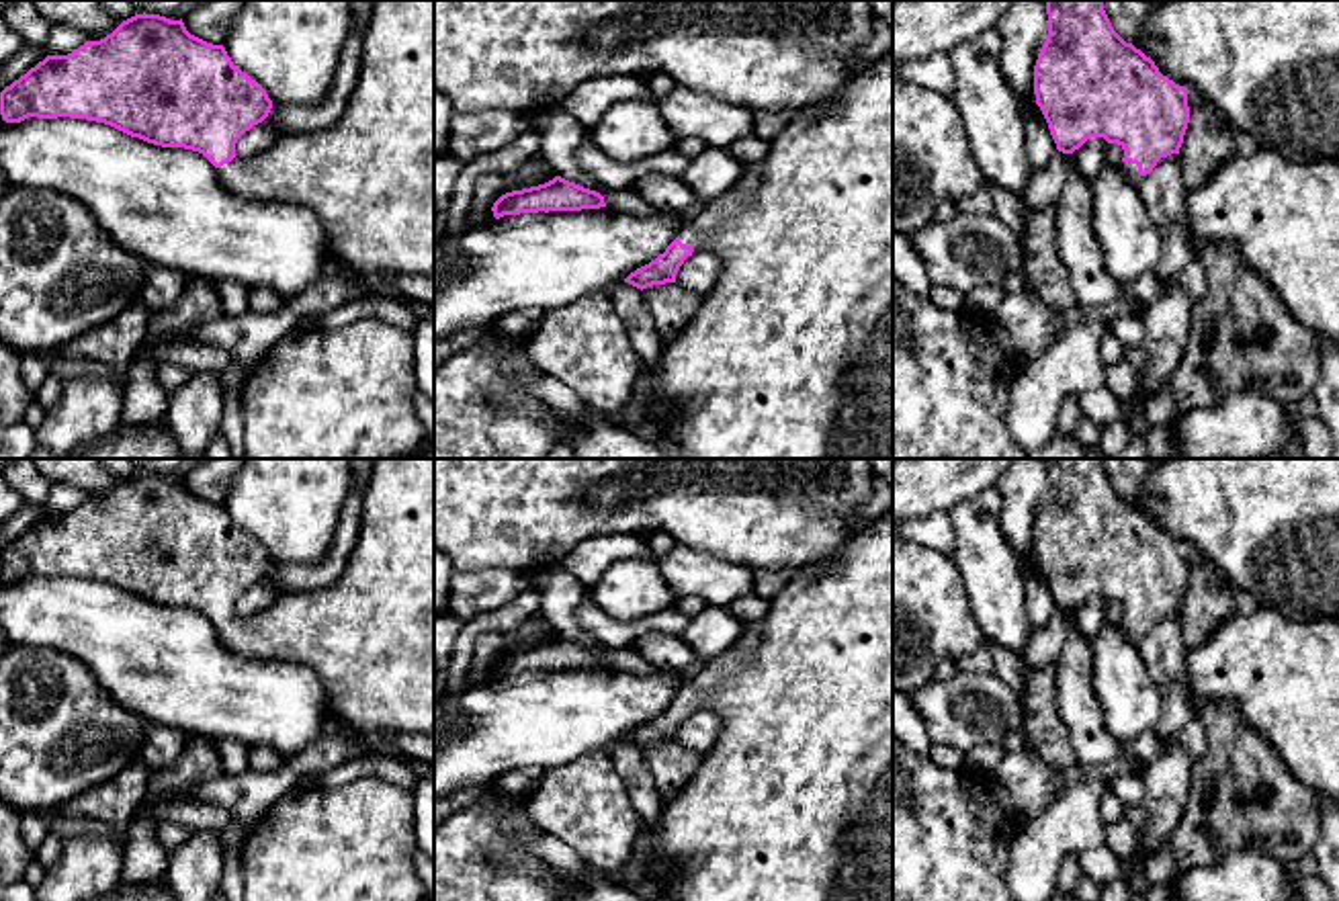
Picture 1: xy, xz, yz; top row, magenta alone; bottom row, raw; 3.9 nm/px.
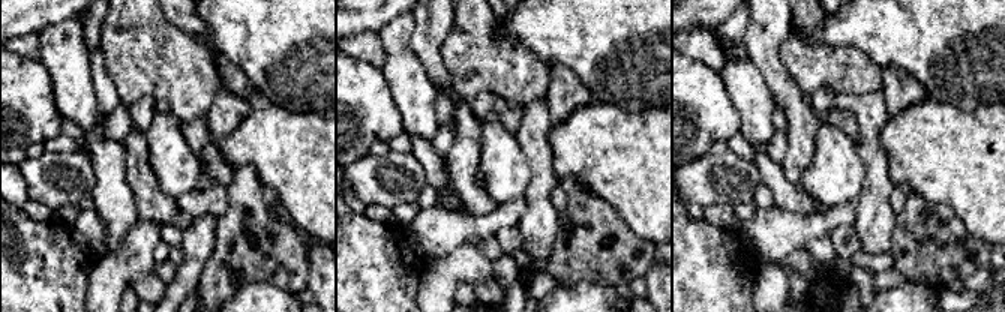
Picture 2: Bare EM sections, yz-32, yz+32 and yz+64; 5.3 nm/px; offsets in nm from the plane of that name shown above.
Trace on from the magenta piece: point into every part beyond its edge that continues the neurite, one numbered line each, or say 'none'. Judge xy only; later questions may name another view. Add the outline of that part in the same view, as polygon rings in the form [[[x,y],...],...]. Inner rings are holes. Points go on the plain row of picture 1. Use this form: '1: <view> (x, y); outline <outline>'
1: xy (369, 637); outline [[[373,459],[358,541],[342,575],[321,590],[278,596],[264,610],[217,629],[244,657],[309,666],[323,686],[330,717],[360,737],[434,733],[434,459]]]

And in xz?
1: xz (795, 799); outline [[[893,512],[864,524],[837,563],[796,569],[762,620],[745,625],[729,651],[692,672],[680,700],[710,709],[721,719],[721,733],[692,780],[665,801],[659,819],[649,825],[655,848],[643,866],[647,878],[672,901],[893,901]]]

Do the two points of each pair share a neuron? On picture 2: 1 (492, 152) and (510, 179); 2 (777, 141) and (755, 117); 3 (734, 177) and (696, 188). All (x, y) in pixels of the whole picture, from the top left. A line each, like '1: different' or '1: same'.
1: same
2: different
3: same

